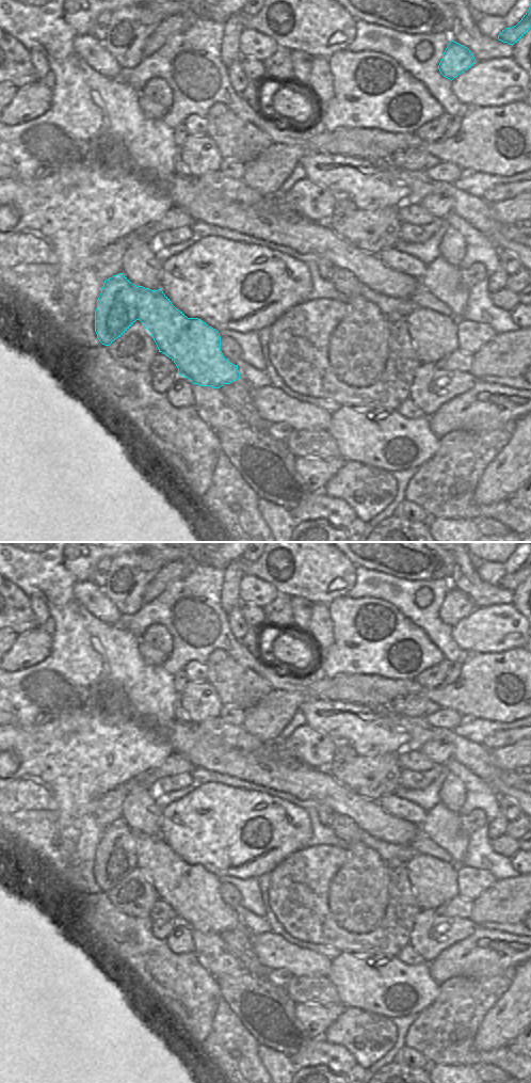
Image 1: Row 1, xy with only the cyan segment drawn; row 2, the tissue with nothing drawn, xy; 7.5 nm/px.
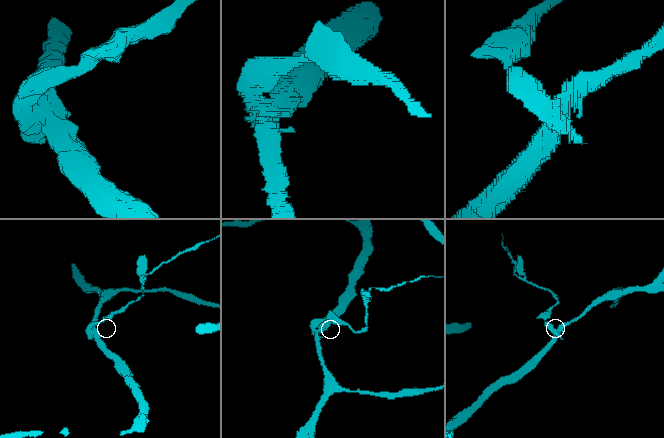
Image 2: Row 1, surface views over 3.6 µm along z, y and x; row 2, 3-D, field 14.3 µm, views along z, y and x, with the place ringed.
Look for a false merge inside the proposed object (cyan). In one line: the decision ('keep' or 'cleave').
cleave

